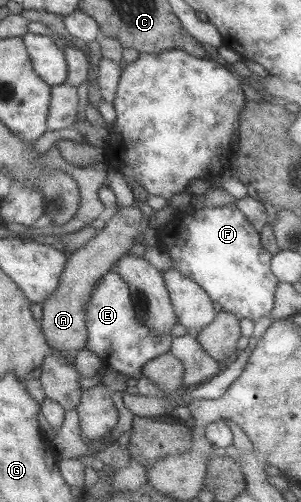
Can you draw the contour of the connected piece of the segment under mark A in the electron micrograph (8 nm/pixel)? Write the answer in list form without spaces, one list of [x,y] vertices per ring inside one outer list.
[[[121,208],[88,244],[76,249],[74,254],[67,258],[58,288],[44,300],[40,320],[42,332],[52,349],[80,351],[87,346],[86,304],[90,302],[90,292],[94,290],[98,280],[102,280],[102,276],[106,276],[106,273],[115,267],[116,262],[130,252],[132,246],[136,244],[134,238],[140,236],[140,232],[145,228],[144,220],[145,216],[139,208]]]

